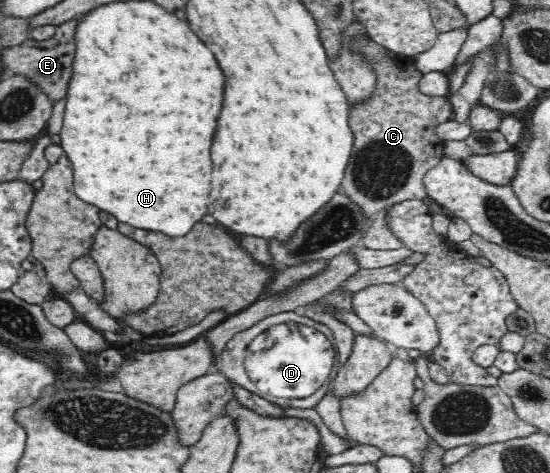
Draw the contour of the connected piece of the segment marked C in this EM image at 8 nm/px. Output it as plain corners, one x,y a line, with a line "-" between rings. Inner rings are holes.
371,38
358,39
353,47
365,53
369,63
377,69
377,88
371,100
355,108
350,106
348,125
353,135
353,144
339,191
357,202
368,217
372,212
387,209
403,200
427,199
423,176
444,155
444,141
435,134
434,128
437,124
452,120
452,108
449,108
446,98
429,98
418,89
423,74
417,70
412,57
387,50
373,43

